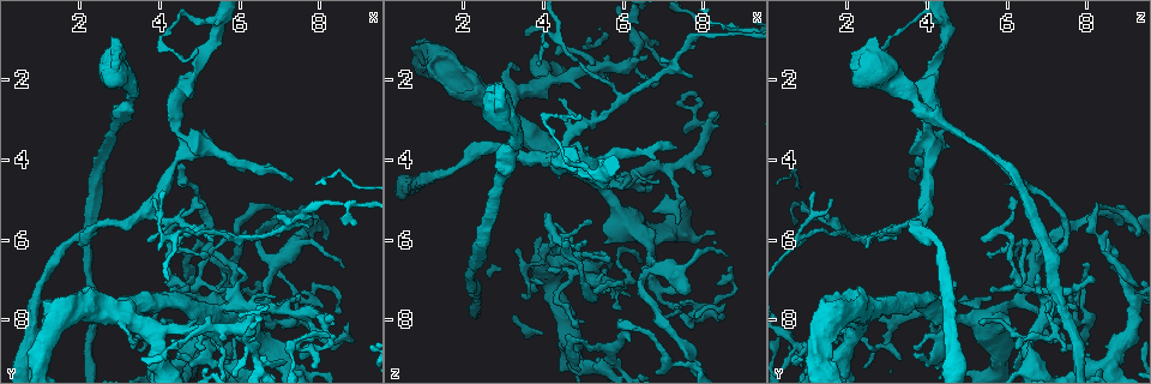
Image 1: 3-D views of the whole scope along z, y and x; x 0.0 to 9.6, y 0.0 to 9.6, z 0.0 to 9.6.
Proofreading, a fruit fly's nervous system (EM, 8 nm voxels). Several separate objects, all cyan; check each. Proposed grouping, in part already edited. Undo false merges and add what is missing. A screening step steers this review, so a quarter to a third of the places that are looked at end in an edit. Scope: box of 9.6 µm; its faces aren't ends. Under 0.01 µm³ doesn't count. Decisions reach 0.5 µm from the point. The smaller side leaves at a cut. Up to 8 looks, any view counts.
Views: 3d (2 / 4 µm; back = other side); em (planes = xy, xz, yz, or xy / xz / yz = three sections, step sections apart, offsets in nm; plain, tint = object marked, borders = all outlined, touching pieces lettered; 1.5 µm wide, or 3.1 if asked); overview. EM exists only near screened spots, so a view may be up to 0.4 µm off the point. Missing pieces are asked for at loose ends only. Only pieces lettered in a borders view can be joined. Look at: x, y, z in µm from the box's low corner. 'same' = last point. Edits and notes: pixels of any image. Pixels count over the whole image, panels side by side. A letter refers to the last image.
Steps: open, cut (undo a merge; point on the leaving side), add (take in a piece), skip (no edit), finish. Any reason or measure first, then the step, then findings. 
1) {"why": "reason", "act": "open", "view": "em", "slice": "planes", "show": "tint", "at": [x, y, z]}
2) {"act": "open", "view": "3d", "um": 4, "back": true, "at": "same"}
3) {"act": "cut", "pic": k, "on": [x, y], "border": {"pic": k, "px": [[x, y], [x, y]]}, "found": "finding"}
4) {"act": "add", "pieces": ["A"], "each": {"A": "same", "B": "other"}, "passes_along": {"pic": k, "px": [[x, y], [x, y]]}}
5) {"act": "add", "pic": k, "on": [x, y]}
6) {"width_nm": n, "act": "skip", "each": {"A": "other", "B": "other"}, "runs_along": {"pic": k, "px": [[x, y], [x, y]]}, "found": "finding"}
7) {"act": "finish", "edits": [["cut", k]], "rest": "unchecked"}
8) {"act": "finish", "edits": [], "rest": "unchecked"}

{"why": "two arms at a narrow angle", "act": "open", "view": "em", "slice": "xz", "step": 8, "show": "borders", "at": [7.65, 8.10, 8.05]}

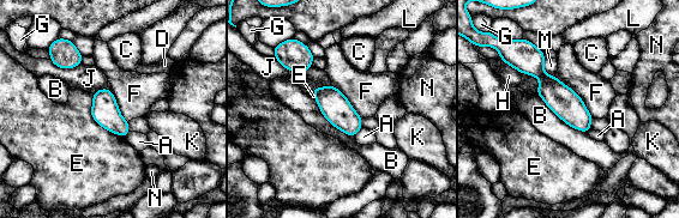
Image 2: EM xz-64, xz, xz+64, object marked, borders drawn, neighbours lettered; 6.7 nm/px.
{"width_nm": 190, "act": "skip", "each": {"A": "other", "B": "other", "C": "other", "D": "other", "E": "other", "F": "other", "G": "other", "H": "other", "J": "other", "K": "other", "L": "other", "M": "other", "N": "other"}, "border": {"pic": 2, "px": [[536, 92], [566, 123], [587, 133]]}, "found": "one neuron here"}

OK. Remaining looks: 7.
{"why": "thin end", "act": "open", "view": "em", "slice": "planes", "show": "tint", "at": [8.85, 5.70, 0.75]}

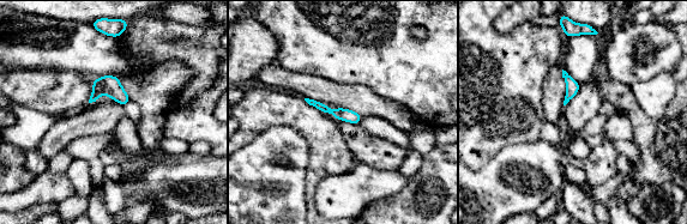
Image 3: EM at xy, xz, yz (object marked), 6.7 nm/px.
{"why": "see the neighbours", "act": "open", "view": "em", "slice": "planes", "show": "borders", "at": "same"}

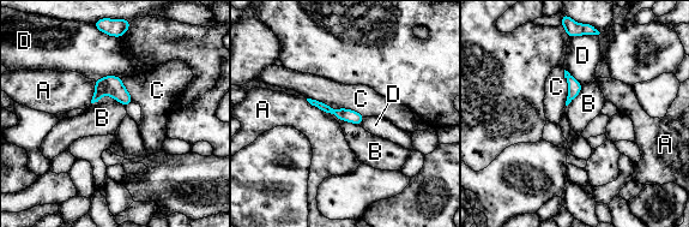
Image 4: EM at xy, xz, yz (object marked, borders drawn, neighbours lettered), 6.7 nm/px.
{"act": "skip", "each": {"A": "other", "B": "other", "C": "other", "D": "other"}, "border": {"pic": 4, "px": [[91, 102], [108, 94], [125, 107]]}, "found": "none of them fits"}

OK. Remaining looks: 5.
{"why": "branch stops here", "act": "open", "view": "3d", "um": 4, "at": [8.30, 7.90, 2.80]}

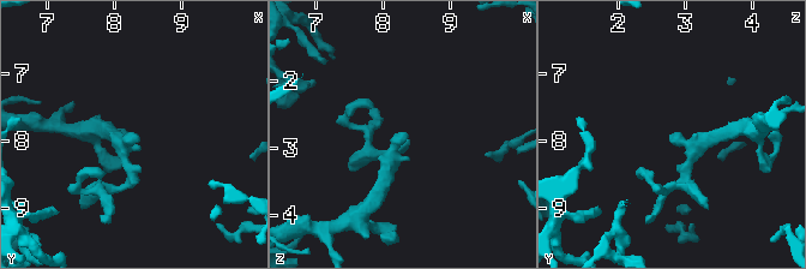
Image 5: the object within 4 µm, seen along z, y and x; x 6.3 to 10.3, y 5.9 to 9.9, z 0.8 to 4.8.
{"arm_widths_nm": [170, 220], "act": "open", "view": "em", "slice": "planes", "show": "borders", "at": [8.35, 7.90, 2.85]}

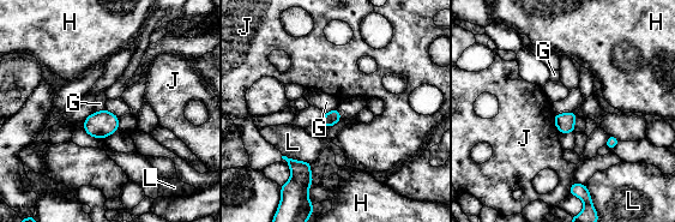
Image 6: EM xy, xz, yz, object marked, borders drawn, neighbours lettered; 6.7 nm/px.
{"longest_contact_nm": ["L", 200], "act": "skip", "each": {"G": "other", "H": "other", "J": "other", "L": "other"}, "border": {"pic": 6, "px": [[106, 108], [91, 114]]}, "found": "no lettered piece goes on from it"}

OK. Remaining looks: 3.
{"act": "finish", "edits": [], "rest": "unchecked"}

